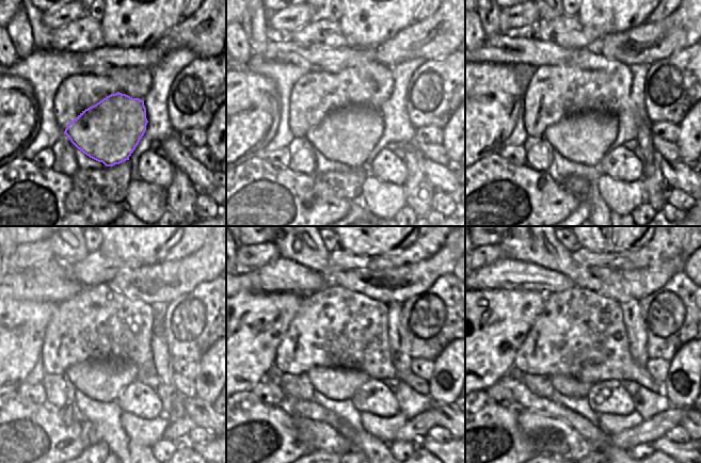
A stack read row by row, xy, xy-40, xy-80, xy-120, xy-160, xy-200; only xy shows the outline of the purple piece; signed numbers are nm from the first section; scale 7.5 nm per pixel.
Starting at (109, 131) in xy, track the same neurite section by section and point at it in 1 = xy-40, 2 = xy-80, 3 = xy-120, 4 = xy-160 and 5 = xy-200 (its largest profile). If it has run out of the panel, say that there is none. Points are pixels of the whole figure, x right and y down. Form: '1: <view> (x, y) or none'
1: xy-40 (348, 136)
2: xy-80 (585, 138)
3: xy-120 (102, 381)
4: xy-160 (336, 384)
5: xy-200 (568, 386)

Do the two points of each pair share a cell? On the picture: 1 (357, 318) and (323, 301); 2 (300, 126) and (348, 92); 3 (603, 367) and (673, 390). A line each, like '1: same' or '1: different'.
1: same
2: same
3: different

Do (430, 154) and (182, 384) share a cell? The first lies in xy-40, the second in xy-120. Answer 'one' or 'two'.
one

